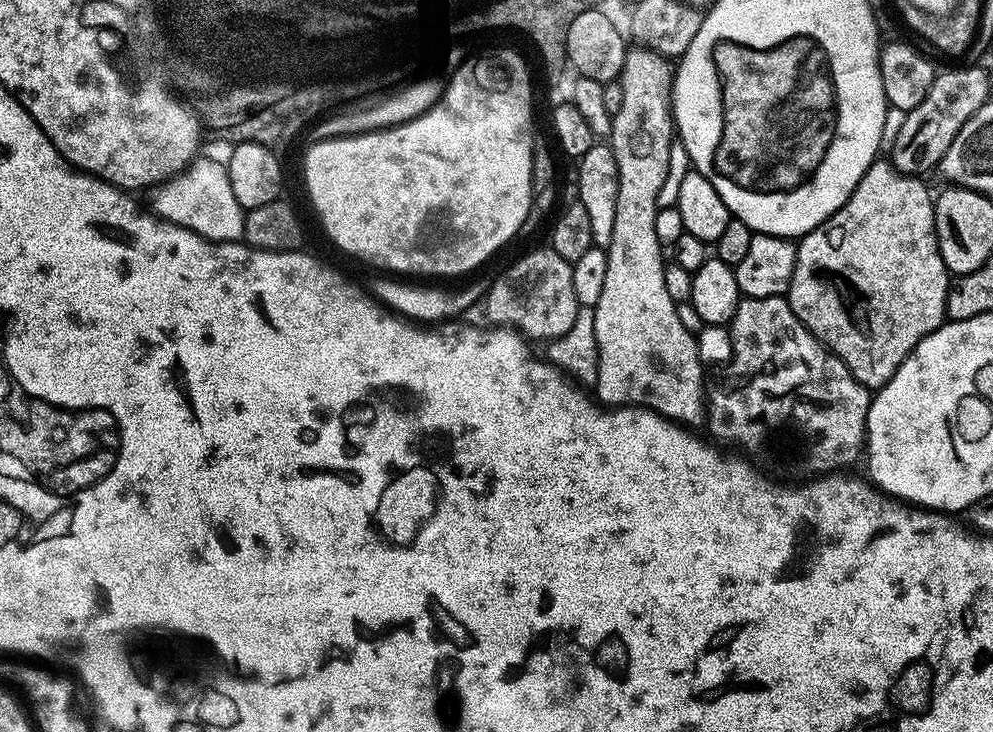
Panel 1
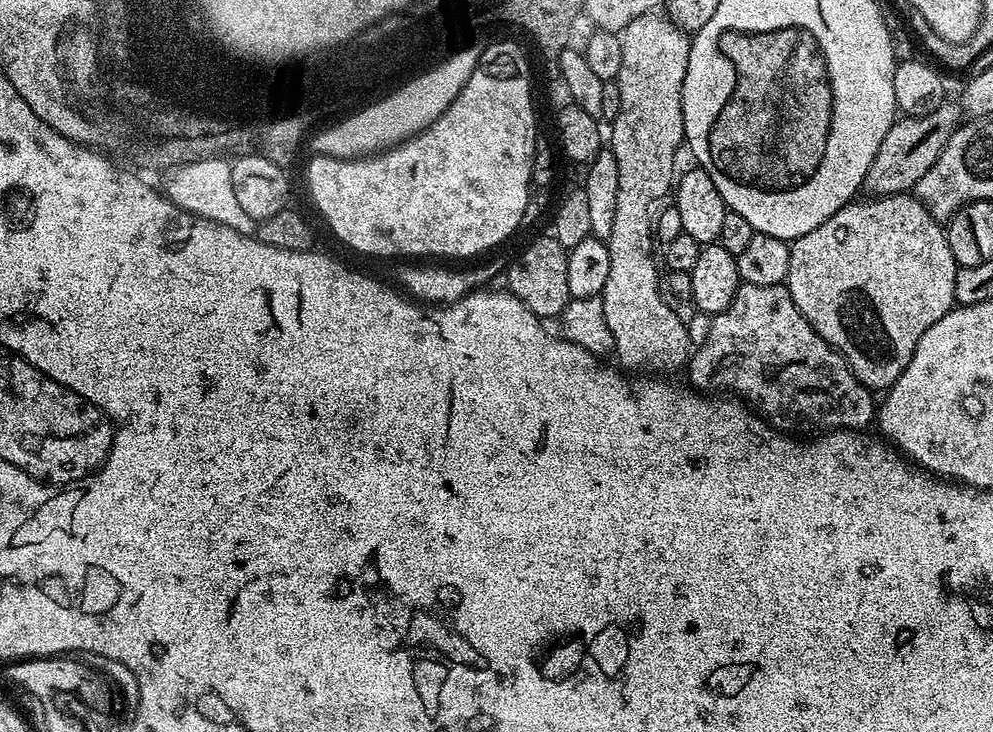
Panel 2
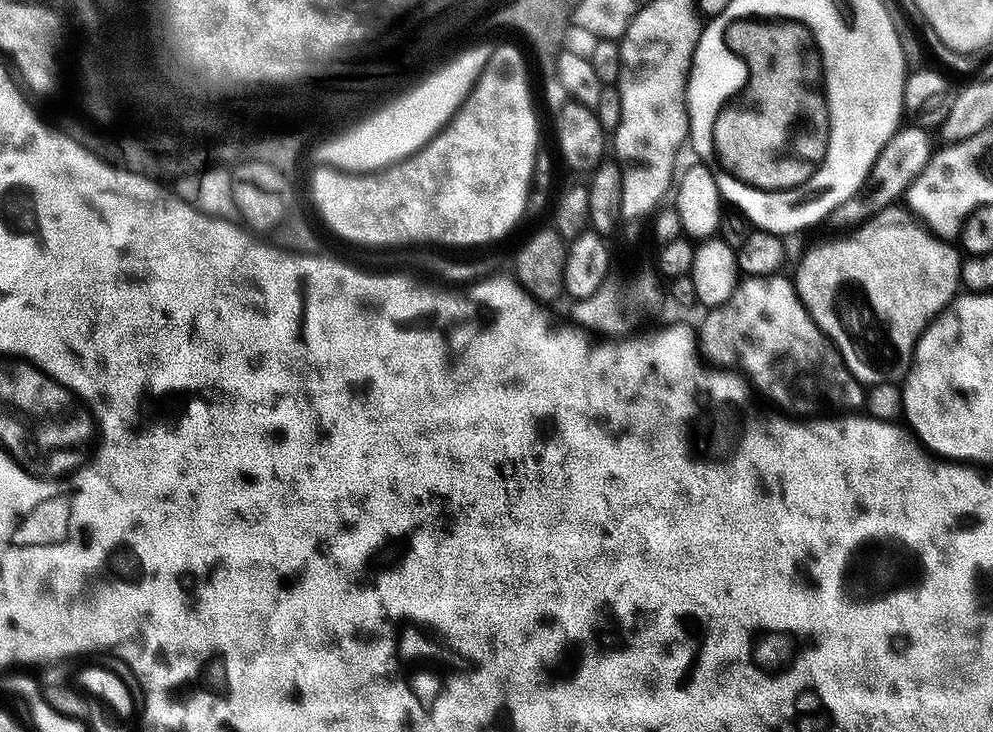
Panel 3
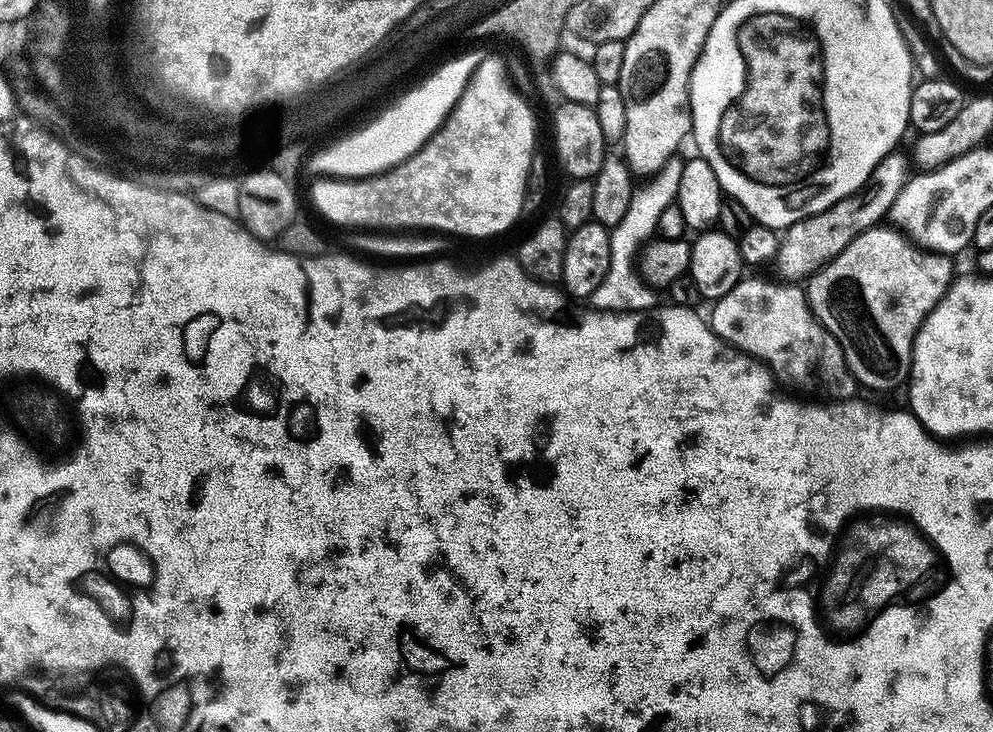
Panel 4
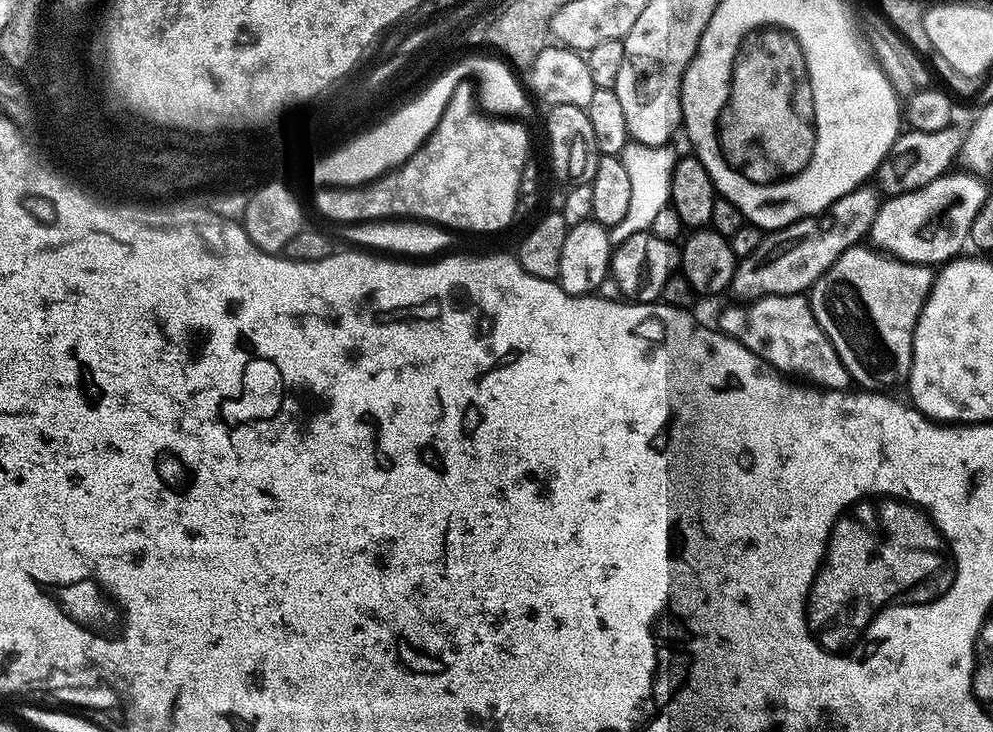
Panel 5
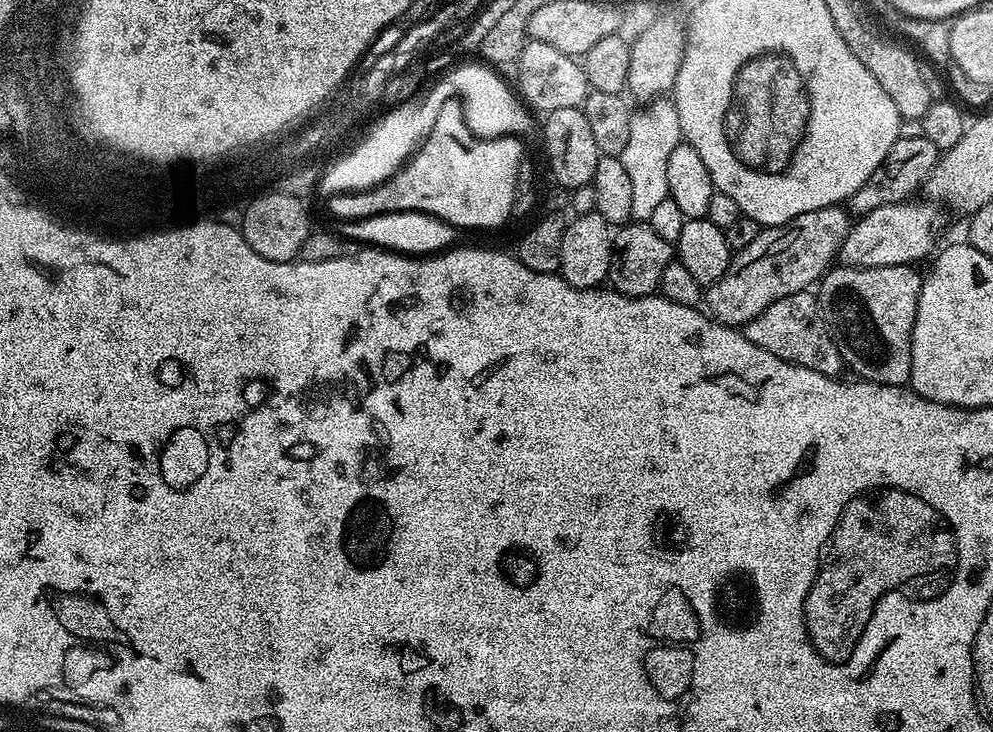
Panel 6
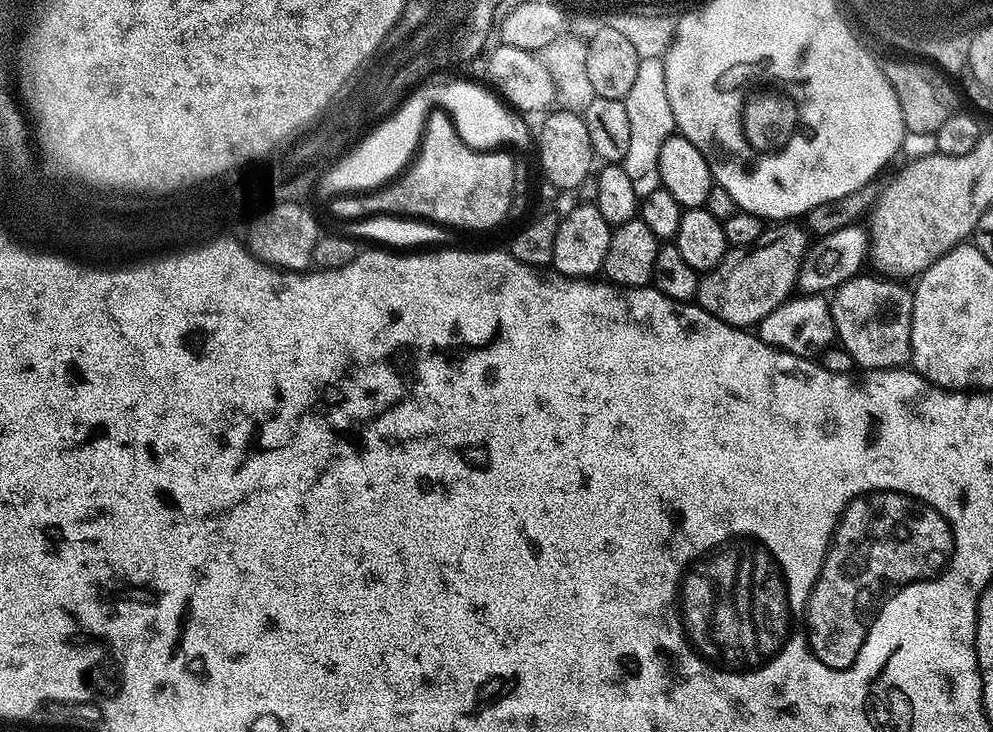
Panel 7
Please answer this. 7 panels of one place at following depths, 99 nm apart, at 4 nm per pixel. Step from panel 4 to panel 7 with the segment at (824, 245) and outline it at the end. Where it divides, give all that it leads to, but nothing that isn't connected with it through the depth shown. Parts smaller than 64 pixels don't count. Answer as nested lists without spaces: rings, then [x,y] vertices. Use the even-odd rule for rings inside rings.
[[[785,223],[780,236],[773,240],[765,239],[751,248],[729,250],[718,266],[701,275],[695,303],[702,310],[714,314],[714,318],[735,328],[748,330],[759,325],[770,310],[793,295],[800,279],[800,267],[810,251],[810,236],[801,225],[800,229],[796,224],[799,223]]]

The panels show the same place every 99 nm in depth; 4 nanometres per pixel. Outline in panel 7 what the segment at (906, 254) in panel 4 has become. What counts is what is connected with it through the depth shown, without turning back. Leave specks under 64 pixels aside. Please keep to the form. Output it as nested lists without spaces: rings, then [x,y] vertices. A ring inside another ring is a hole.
[[[861,274],[850,278],[842,286],[838,286],[830,296],[832,317],[836,327],[836,340],[838,344],[848,351],[848,356],[856,364],[861,364],[861,369],[874,368],[902,368],[912,358],[912,301],[913,289],[907,283],[896,278],[885,278],[880,274]]]

